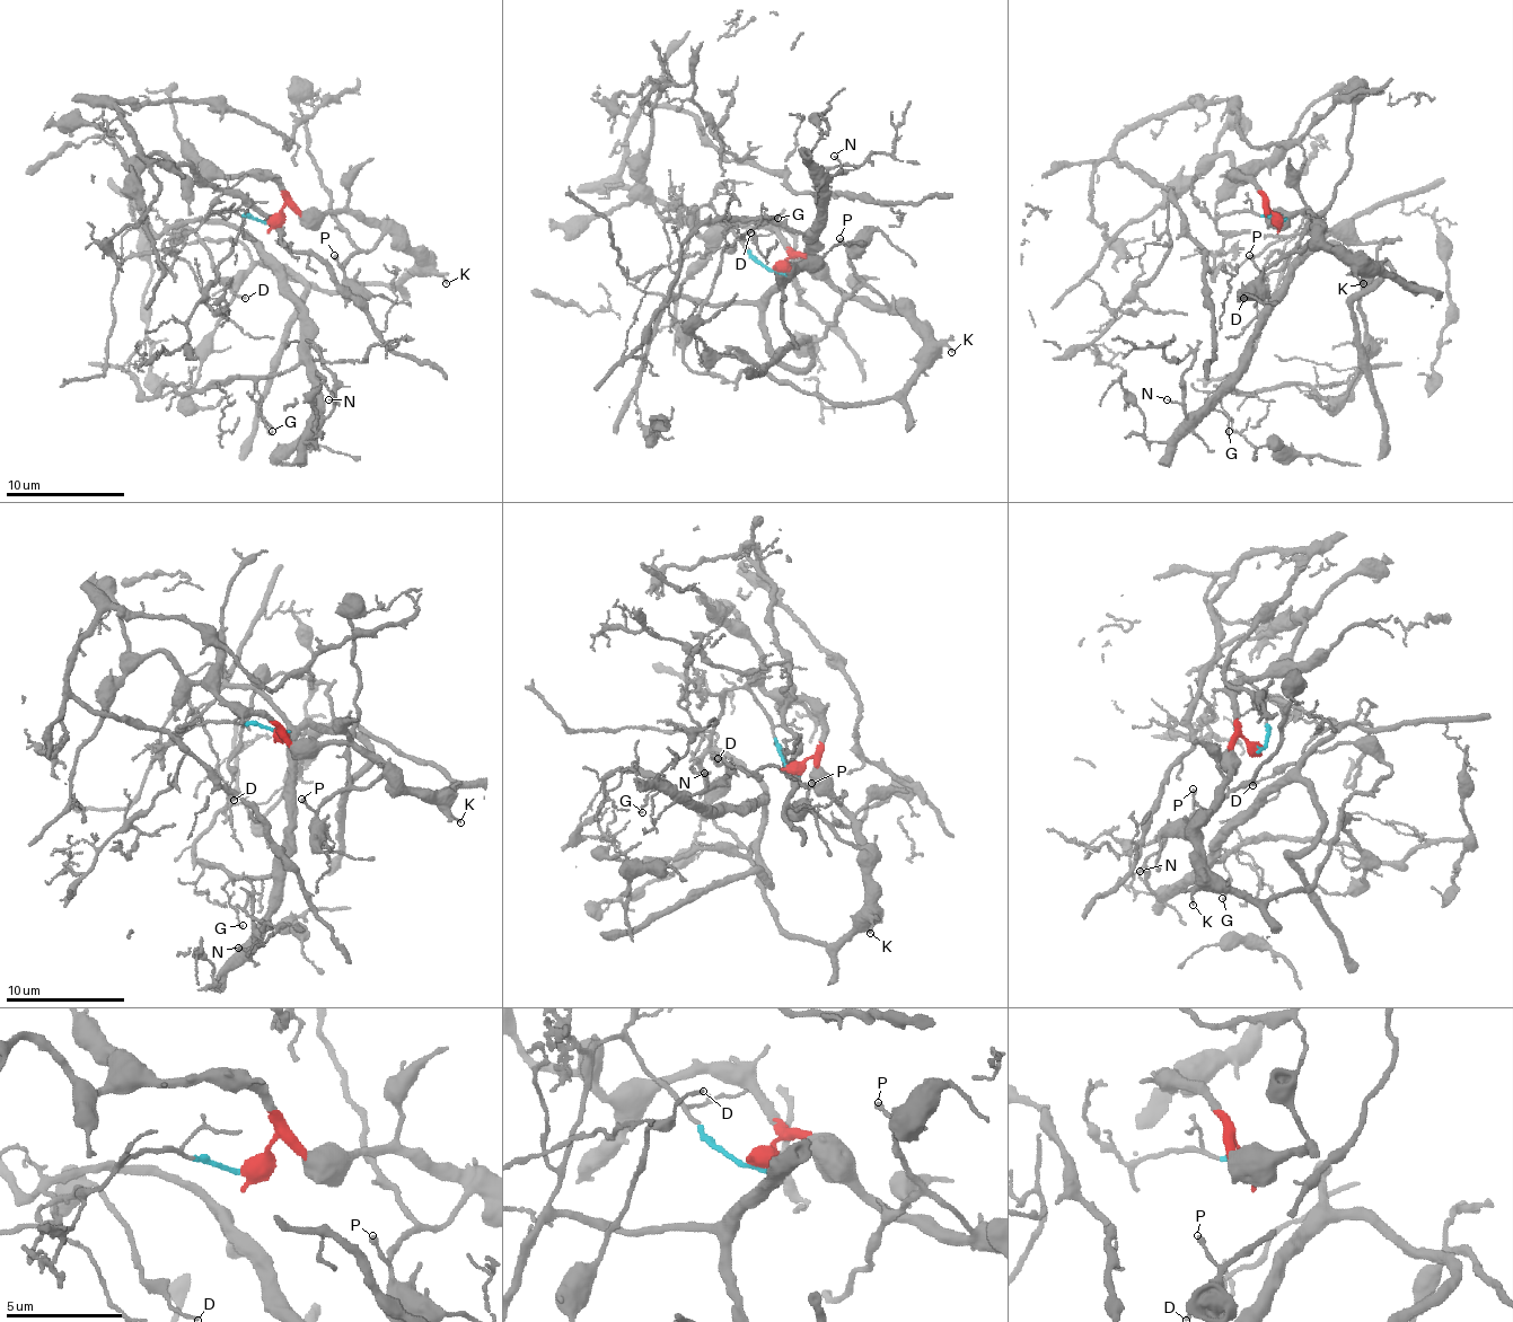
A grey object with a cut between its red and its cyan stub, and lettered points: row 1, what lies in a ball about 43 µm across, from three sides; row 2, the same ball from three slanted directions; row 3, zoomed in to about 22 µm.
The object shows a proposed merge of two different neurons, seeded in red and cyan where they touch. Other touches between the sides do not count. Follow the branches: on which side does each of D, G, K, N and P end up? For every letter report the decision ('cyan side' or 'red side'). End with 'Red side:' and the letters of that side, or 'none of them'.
D: red side
G: cyan side
K: red side
N: cyan side
P: red side
Red side: D, K, P

